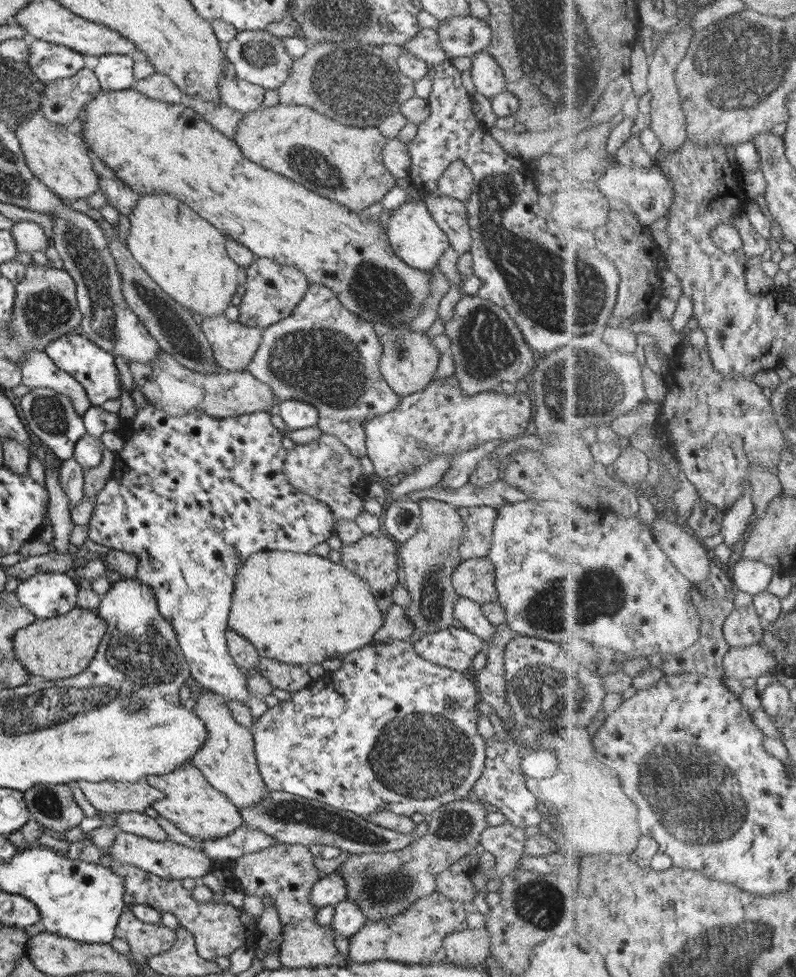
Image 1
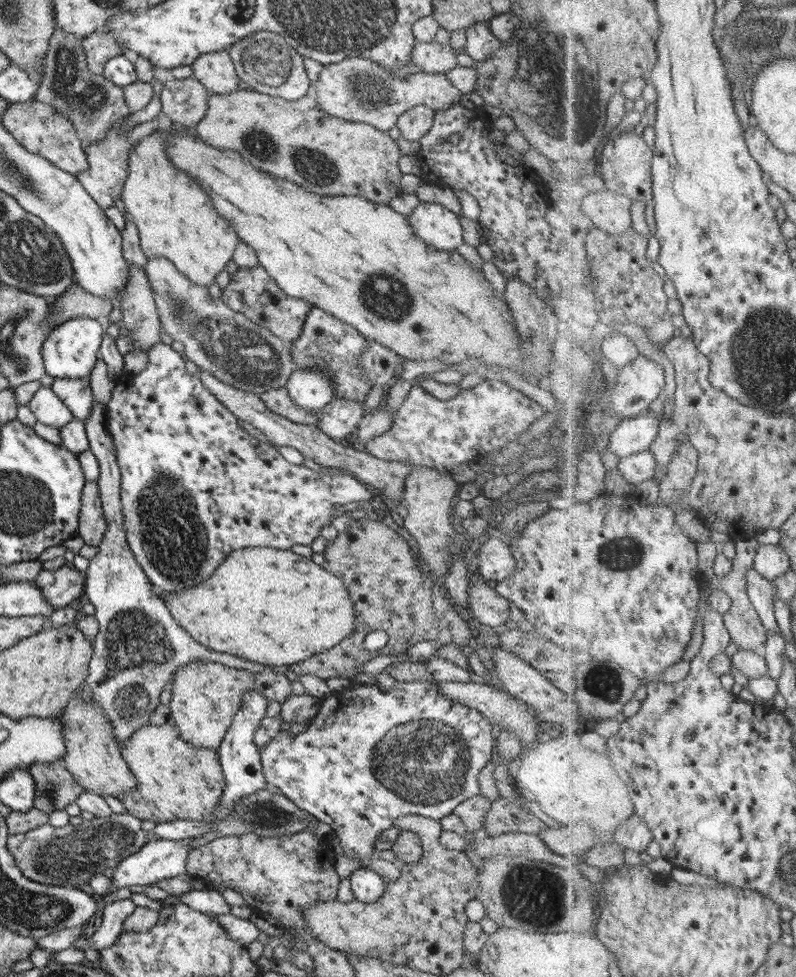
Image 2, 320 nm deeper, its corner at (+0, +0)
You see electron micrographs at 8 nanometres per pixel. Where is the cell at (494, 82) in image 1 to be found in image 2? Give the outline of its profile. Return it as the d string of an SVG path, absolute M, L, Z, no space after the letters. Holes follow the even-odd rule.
M488 21L474 22L465 29L464 35L465 46L461 51L473 64L489 59L501 47L501 42L490 31Z

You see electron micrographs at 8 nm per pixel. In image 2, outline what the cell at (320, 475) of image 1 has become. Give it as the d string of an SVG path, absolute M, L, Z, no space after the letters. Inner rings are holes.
M334 398L316 414L316 427L330 439L344 443L344 436L354 433L363 416L362 404Z

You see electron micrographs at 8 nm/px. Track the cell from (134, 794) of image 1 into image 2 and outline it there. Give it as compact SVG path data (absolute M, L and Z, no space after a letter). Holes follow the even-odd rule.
M73 692L59 719L64 724L62 736L65 752L61 761L83 791L115 797L117 793L130 791L136 785L135 777L129 772L112 738L112 724L97 703L84 701L79 693Z

